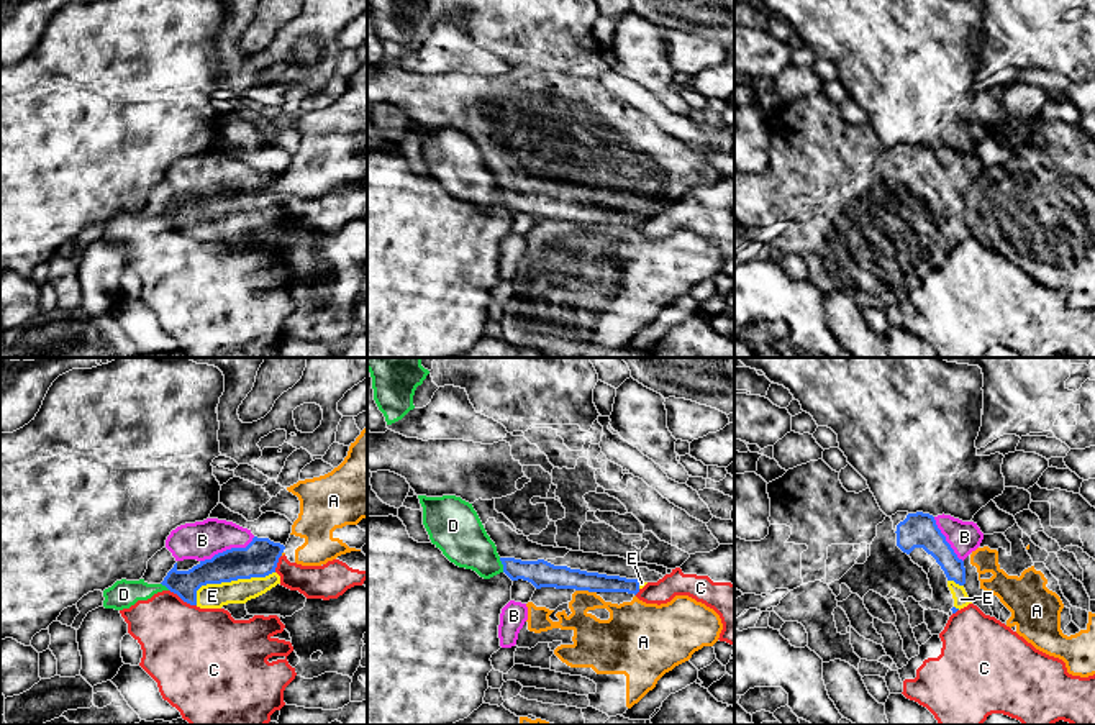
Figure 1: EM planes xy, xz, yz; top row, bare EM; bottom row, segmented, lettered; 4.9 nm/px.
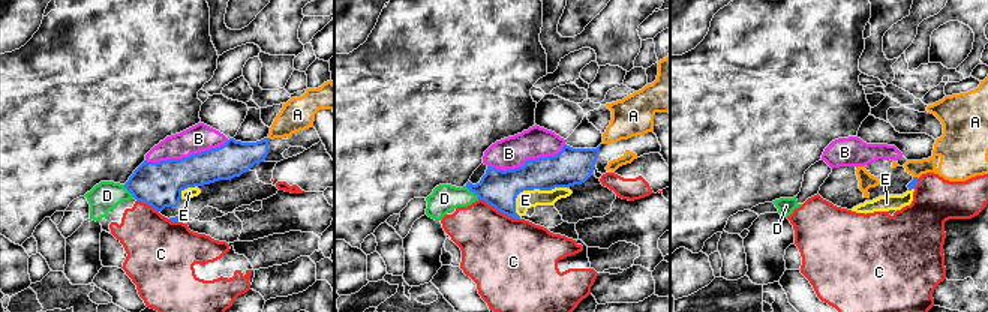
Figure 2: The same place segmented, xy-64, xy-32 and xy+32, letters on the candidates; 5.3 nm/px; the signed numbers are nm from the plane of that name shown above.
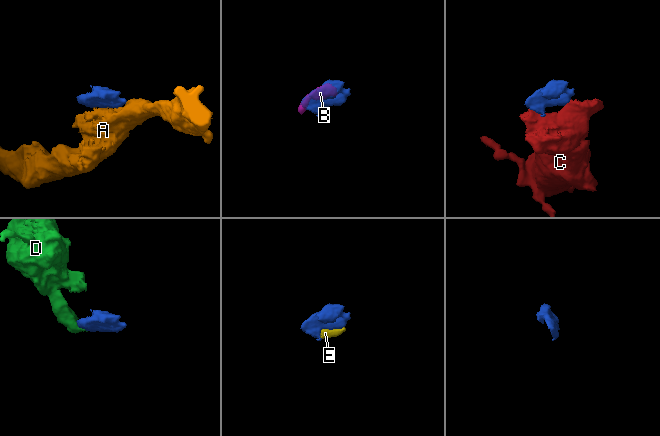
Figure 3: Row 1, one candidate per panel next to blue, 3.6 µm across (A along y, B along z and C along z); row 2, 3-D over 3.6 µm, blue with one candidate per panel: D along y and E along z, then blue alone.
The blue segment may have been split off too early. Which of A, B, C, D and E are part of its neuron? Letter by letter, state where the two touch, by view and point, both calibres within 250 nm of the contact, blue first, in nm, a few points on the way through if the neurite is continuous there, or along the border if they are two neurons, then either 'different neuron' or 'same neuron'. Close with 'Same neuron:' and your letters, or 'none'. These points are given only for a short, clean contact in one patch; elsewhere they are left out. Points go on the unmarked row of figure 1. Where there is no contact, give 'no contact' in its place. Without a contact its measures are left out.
A: contact xz (586, 222); calibres 130 and 200 nm; border xz (576, 222), (595, 225); different neuron
B: contact xy (227, 182); calibres 180 and 190 nm; way xy (259, 191), (227, 182), (213, 174), (202, 173); same neuron
C: contact xy (182, 232); calibres 140 and 440 nm; different neuron
D: contact xz (502, 196); calibres 130 and 240 nm; border xz (499, 191), (504, 204); different neuron
E: contact xy (228, 214); calibres 180 and 130 nm; way xy (259, 191), (245, 205), (228, 214), (212, 228); same neuron
Same neuron: B, E

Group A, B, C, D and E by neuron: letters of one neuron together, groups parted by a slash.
A / B E / C D

